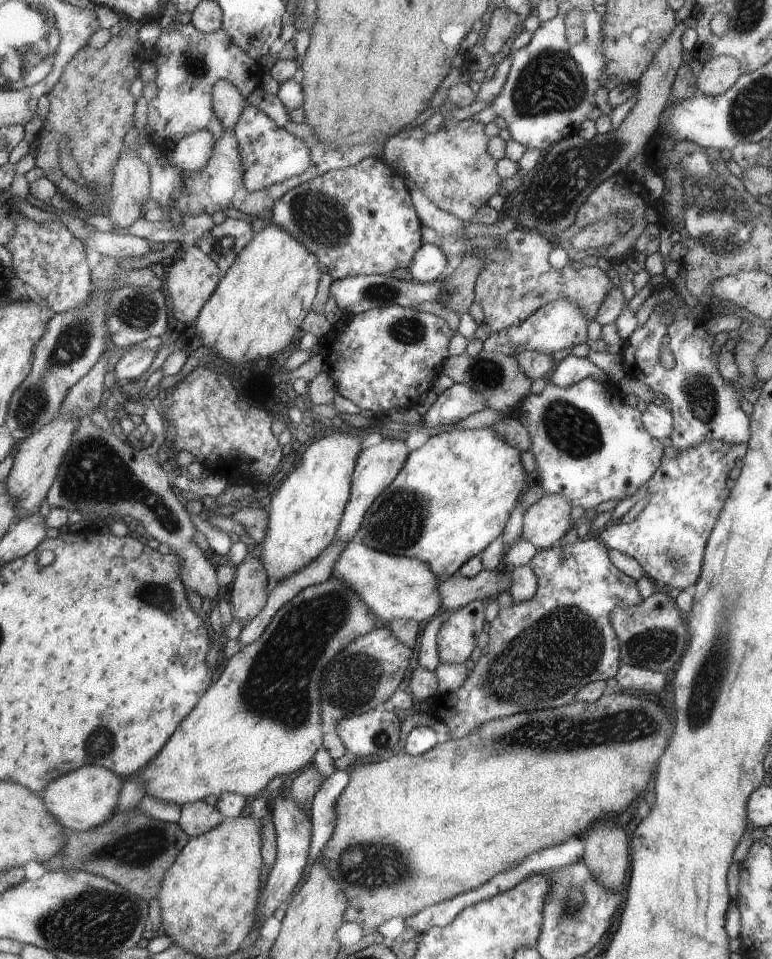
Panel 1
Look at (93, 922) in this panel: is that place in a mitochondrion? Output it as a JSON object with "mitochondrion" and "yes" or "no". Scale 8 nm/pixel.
{"mitochondrion":"yes"}

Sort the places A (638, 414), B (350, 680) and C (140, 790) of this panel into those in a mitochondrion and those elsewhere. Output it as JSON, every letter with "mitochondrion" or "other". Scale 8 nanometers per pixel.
{"A":"other","B":"mitochondrion","C":"other"}

